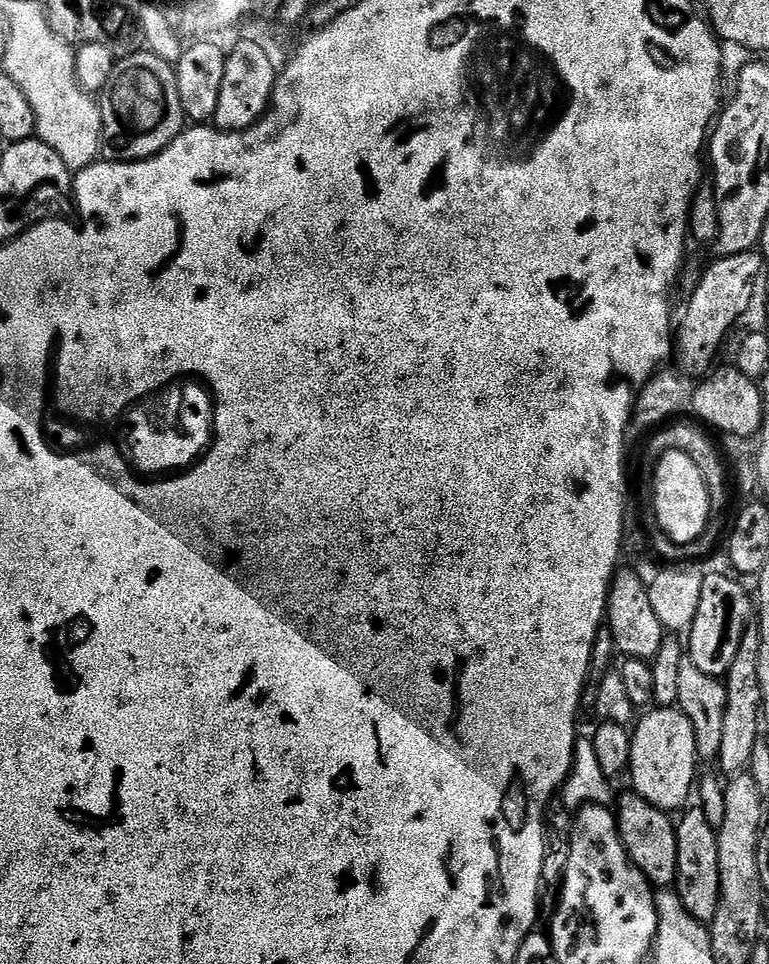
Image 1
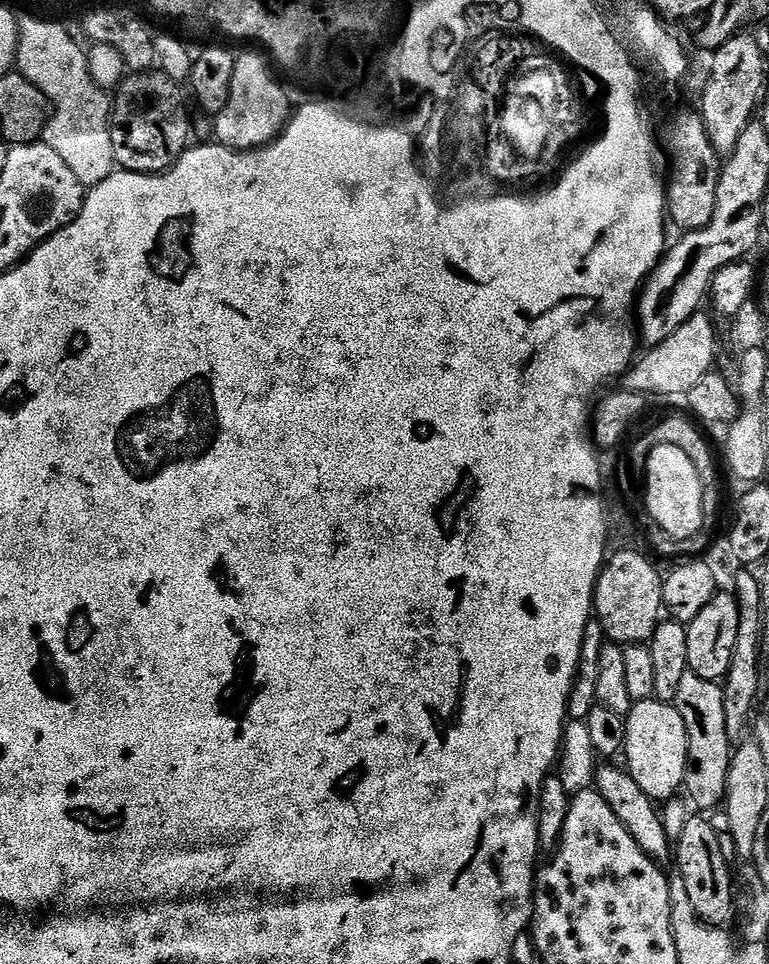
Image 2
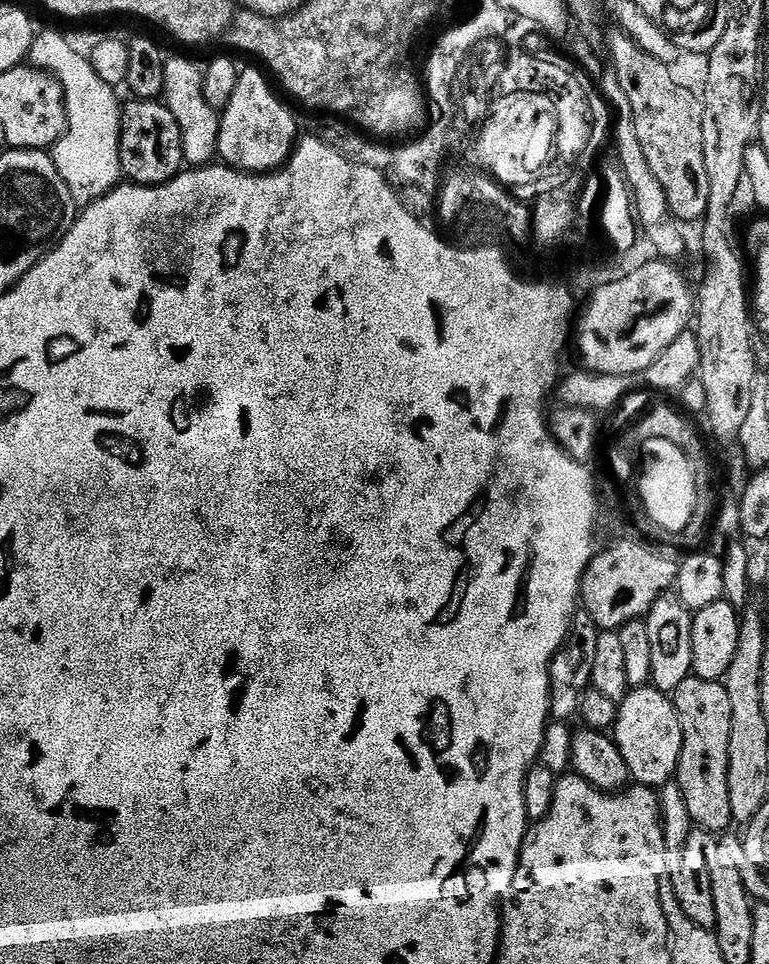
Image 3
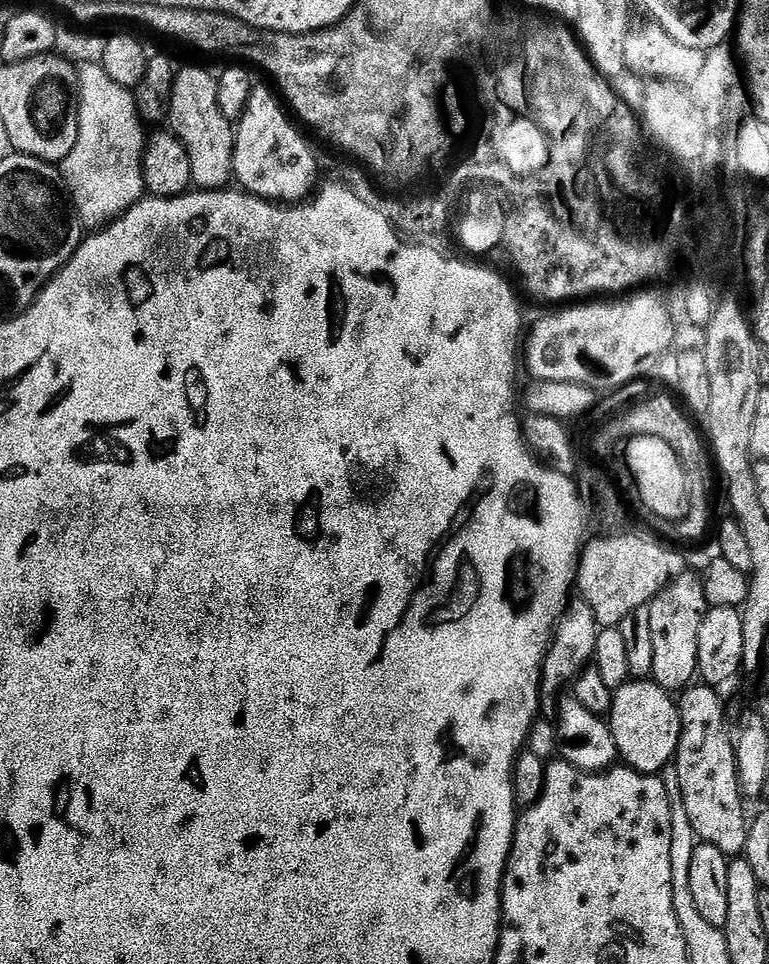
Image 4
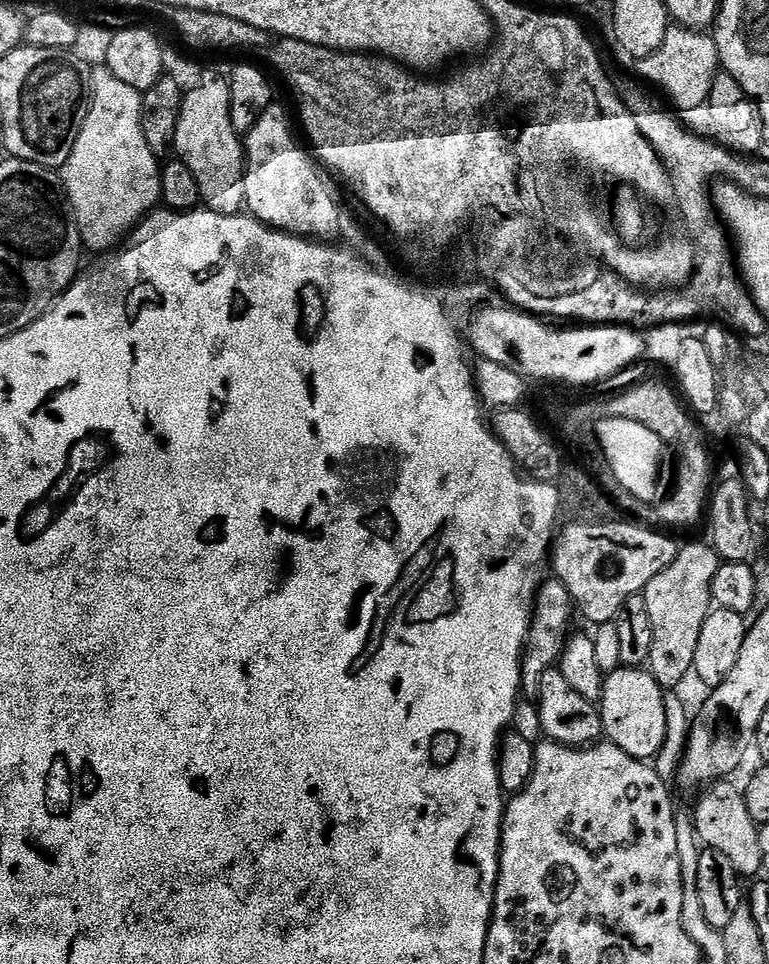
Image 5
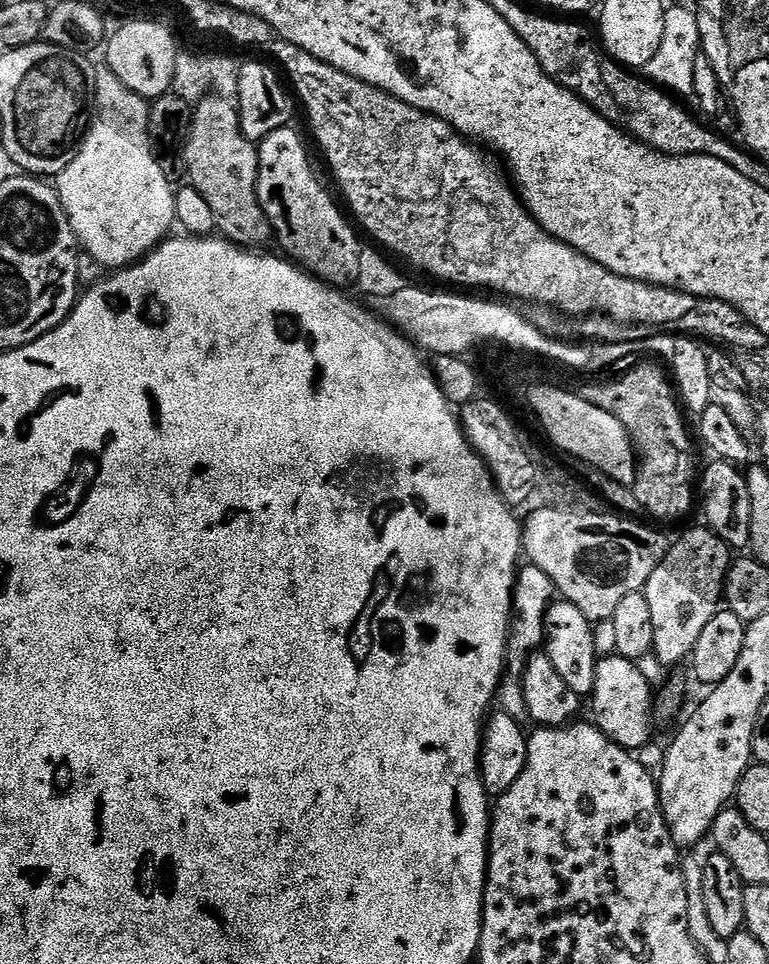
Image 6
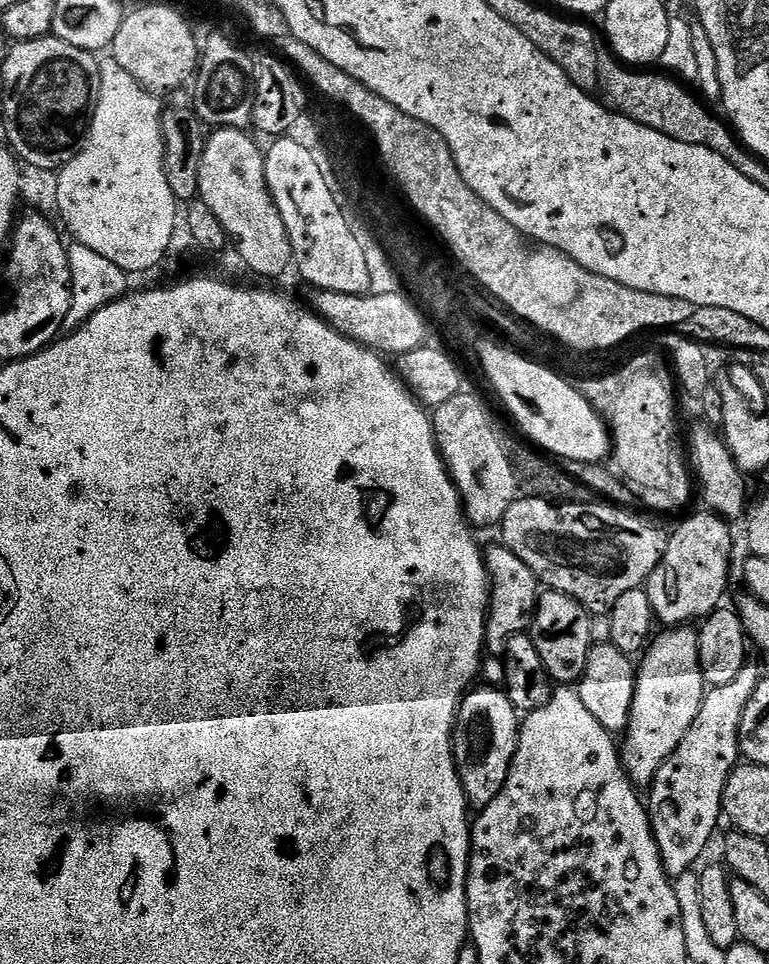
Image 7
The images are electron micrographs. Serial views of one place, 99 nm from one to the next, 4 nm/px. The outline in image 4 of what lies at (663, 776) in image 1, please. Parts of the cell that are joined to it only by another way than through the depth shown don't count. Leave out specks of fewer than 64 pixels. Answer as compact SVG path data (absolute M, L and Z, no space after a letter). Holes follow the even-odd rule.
M632 678L615 689L610 723L614 742L620 751L619 759L627 767L636 772L660 774L675 761L680 741L680 709L668 689L651 679Z

